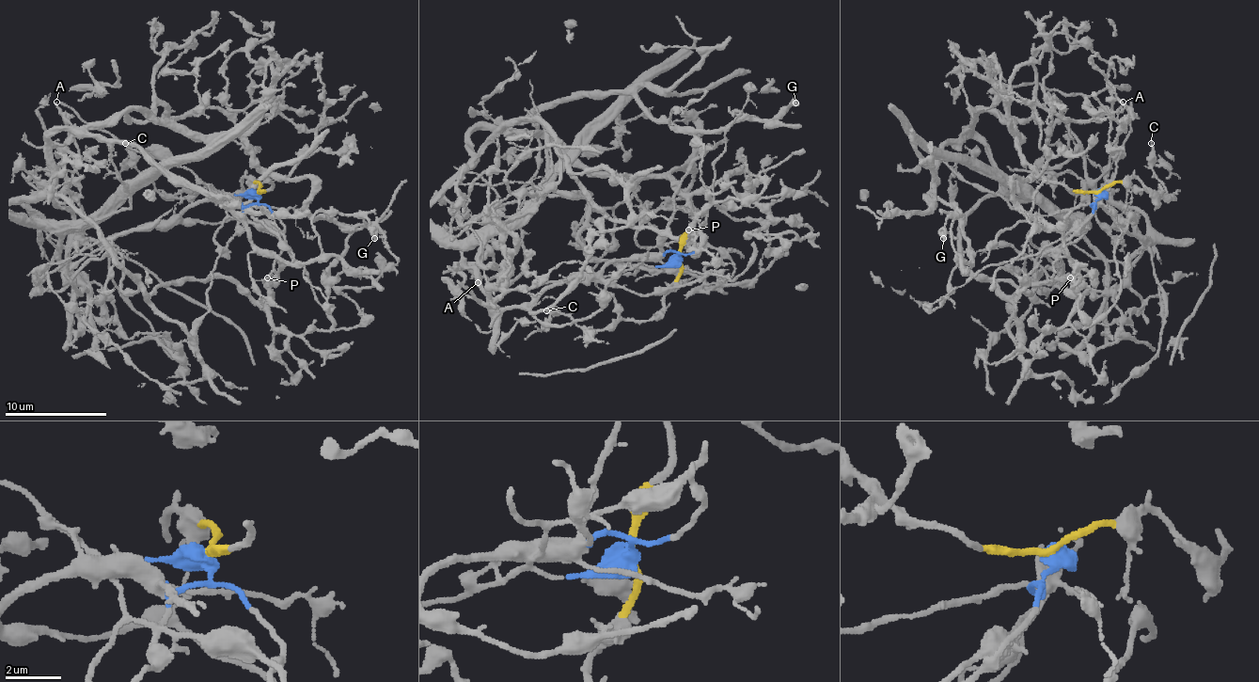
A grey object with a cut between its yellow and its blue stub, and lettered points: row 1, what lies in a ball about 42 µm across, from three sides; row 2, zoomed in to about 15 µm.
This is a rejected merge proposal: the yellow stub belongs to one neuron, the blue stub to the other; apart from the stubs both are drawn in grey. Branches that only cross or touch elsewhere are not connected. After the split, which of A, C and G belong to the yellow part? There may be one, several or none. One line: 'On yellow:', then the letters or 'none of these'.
On yellow: C, G

